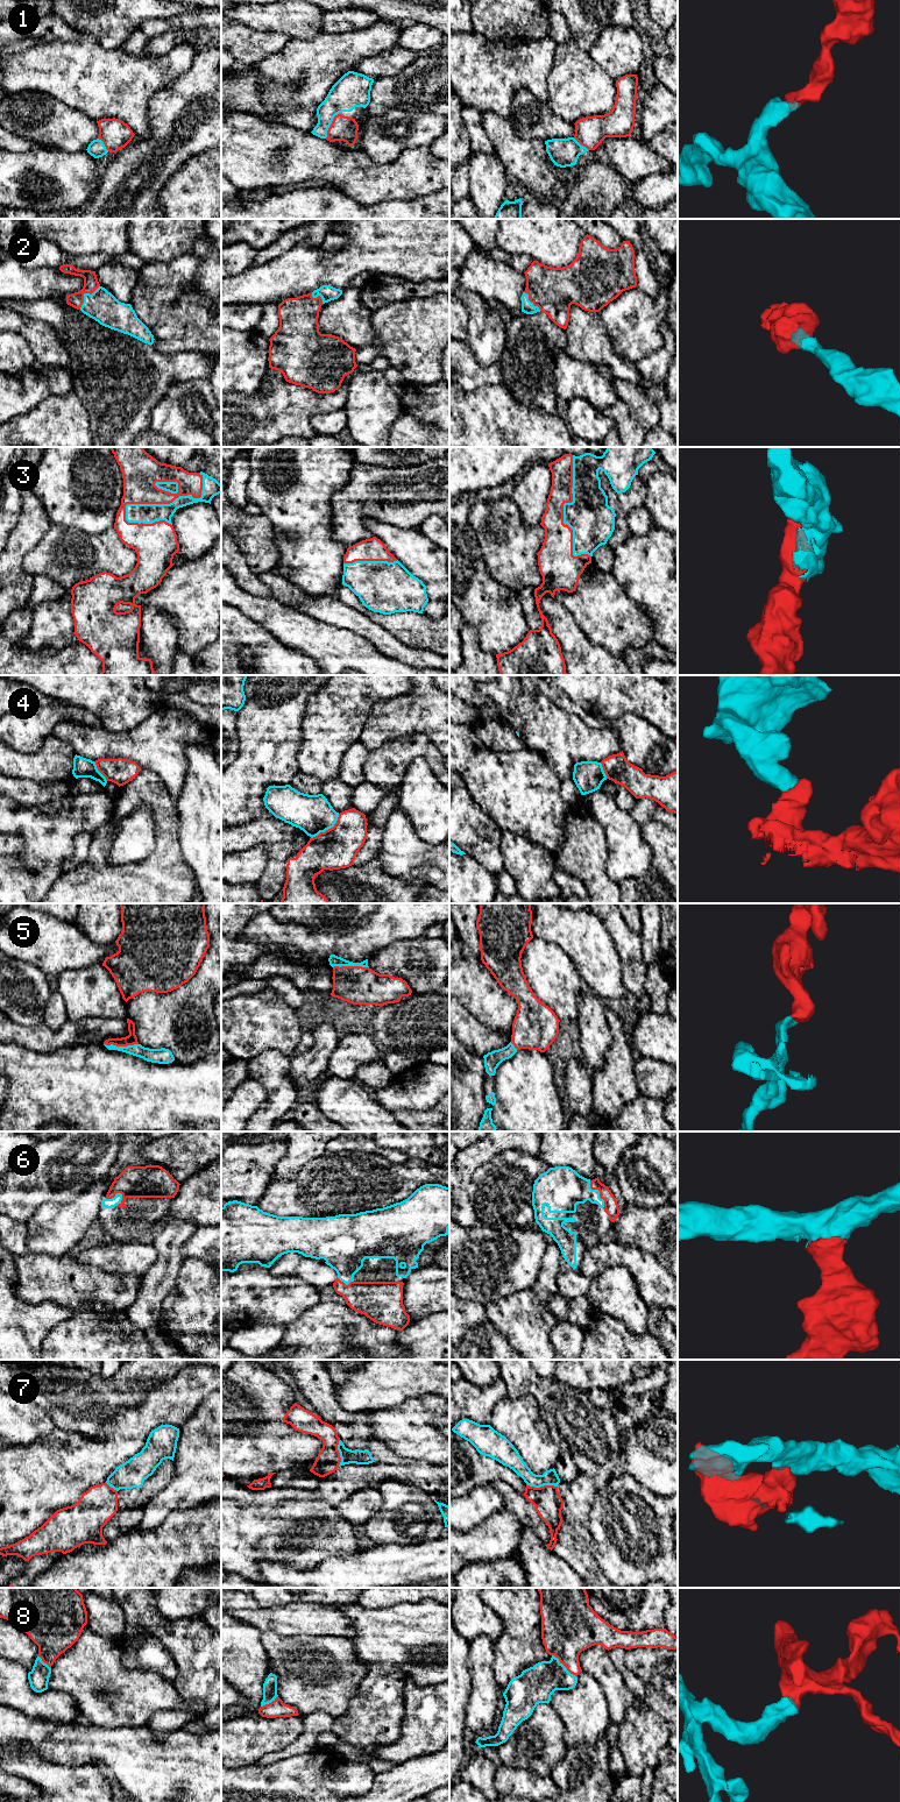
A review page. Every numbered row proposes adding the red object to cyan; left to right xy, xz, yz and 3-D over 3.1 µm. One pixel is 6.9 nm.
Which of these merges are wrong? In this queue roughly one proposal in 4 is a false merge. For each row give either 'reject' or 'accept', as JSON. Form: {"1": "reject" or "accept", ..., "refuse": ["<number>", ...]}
{"1": "accept", "2": "accept", "3": "accept", "4": "reject", "5": "accept", "6": "accept", "7": "reject", "8": "accept", "refuse": ["4", "7"]}

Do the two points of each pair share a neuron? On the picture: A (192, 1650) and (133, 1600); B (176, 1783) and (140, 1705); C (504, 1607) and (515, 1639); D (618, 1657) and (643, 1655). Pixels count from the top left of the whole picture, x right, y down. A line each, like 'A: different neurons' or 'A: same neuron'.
A: same neuron
B: different neurons
C: same neuron
D: different neurons

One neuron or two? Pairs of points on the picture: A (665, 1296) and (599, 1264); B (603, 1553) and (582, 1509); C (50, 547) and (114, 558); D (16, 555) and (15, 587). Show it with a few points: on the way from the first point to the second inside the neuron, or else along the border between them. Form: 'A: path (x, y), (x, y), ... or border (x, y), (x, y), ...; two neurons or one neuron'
A: path (650, 1279), (629, 1258), (615, 1258); one neuron
B: border (595, 1497), (592, 1504), (589, 1525), (594, 1551); two neurons
C: path (66, 554), (98, 554); one neuron
D: path (15, 563), (15, 579); one neuron

